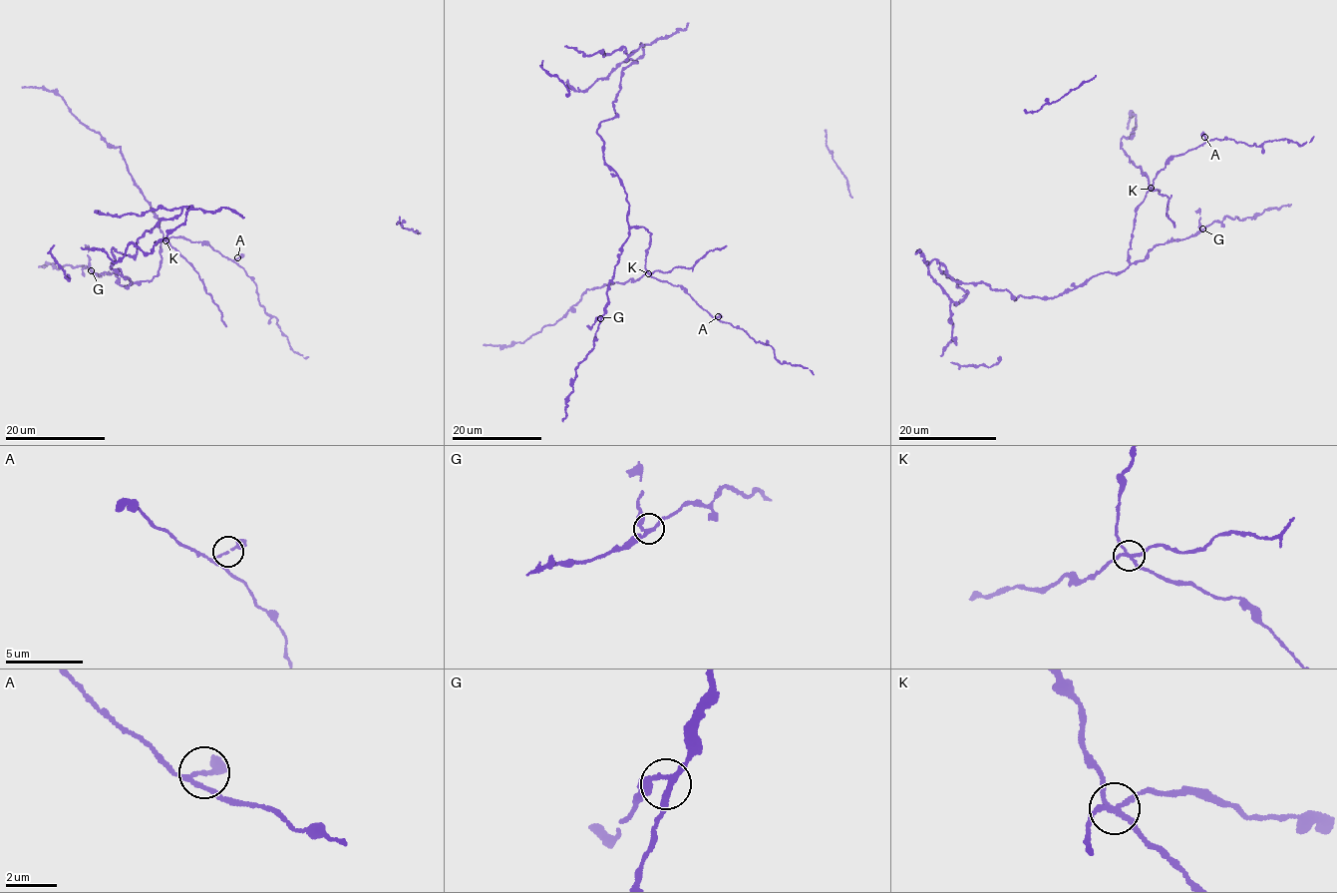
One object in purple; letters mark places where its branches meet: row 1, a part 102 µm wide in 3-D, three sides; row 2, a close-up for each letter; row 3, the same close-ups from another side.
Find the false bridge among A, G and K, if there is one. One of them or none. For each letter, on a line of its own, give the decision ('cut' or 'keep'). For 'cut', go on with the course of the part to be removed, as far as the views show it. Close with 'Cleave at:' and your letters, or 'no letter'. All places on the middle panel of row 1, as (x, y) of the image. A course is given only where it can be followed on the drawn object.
A: keep
G: keep
K: cut; course (648, 272), (638, 280), (587, 290), (553, 324), (544, 326), (525, 341), (505, 346), (484, 345)
Cleave at: K

